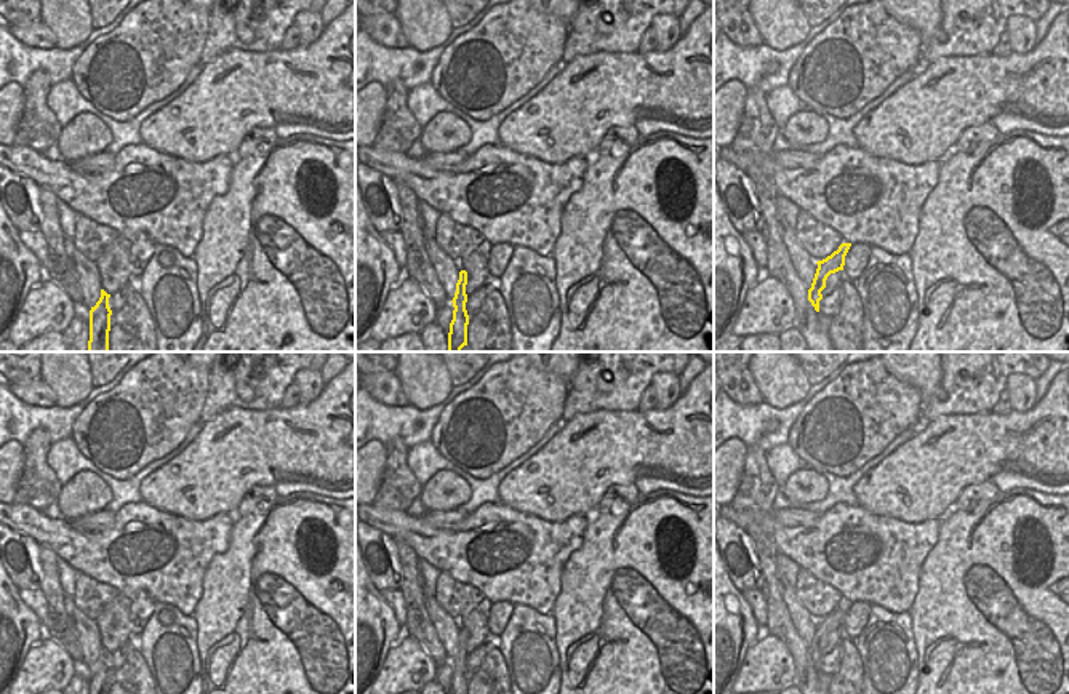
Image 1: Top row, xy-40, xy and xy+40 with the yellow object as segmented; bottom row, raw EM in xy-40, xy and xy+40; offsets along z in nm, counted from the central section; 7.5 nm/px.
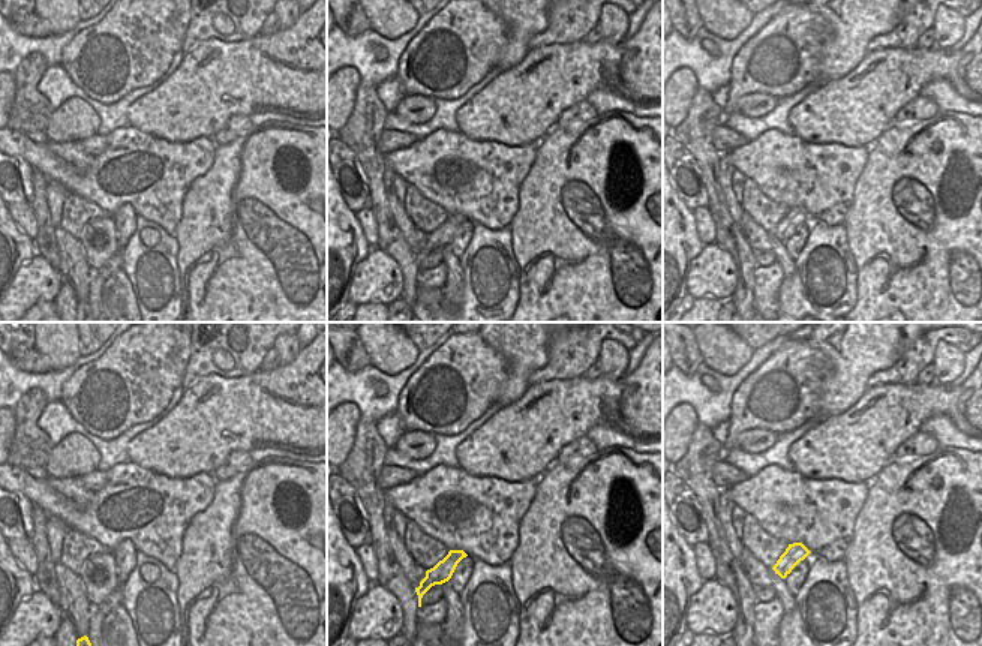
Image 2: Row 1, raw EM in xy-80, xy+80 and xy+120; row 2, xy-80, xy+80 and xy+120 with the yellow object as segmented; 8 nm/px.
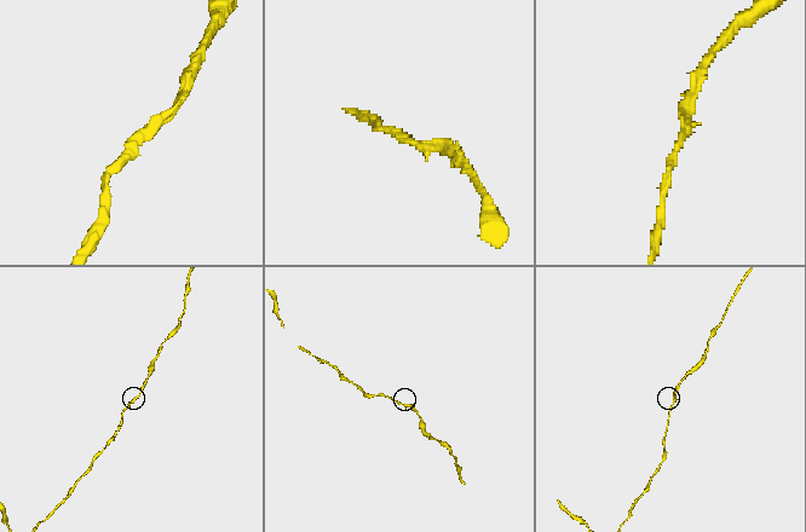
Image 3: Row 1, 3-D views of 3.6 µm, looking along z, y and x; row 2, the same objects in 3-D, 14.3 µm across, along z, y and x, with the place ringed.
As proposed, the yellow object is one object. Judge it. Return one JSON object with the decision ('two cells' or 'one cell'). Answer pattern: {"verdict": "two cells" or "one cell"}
{"verdict": "one cell"}

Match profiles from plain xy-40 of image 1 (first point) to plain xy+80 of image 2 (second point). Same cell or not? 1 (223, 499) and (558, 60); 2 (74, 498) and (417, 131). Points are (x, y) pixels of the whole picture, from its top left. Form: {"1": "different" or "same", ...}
{"1": "same", "2": "different"}

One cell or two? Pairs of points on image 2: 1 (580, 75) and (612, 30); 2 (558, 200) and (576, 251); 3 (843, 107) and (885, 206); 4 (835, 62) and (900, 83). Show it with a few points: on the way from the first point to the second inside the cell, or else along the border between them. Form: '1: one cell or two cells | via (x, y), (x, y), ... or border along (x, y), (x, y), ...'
1: two cells | border along (622, 39), (616, 44), (603, 42)
2: one cell | via (570, 212), (574, 216), (576, 239)
3: two cells | border along (892, 123), (867, 147)
4: two cells | border along (867, 50), (865, 56), (847, 74), (825, 83)

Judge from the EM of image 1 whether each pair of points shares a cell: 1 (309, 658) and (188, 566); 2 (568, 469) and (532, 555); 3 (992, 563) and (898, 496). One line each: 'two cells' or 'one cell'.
1: two cells
2: two cells
3: two cells

